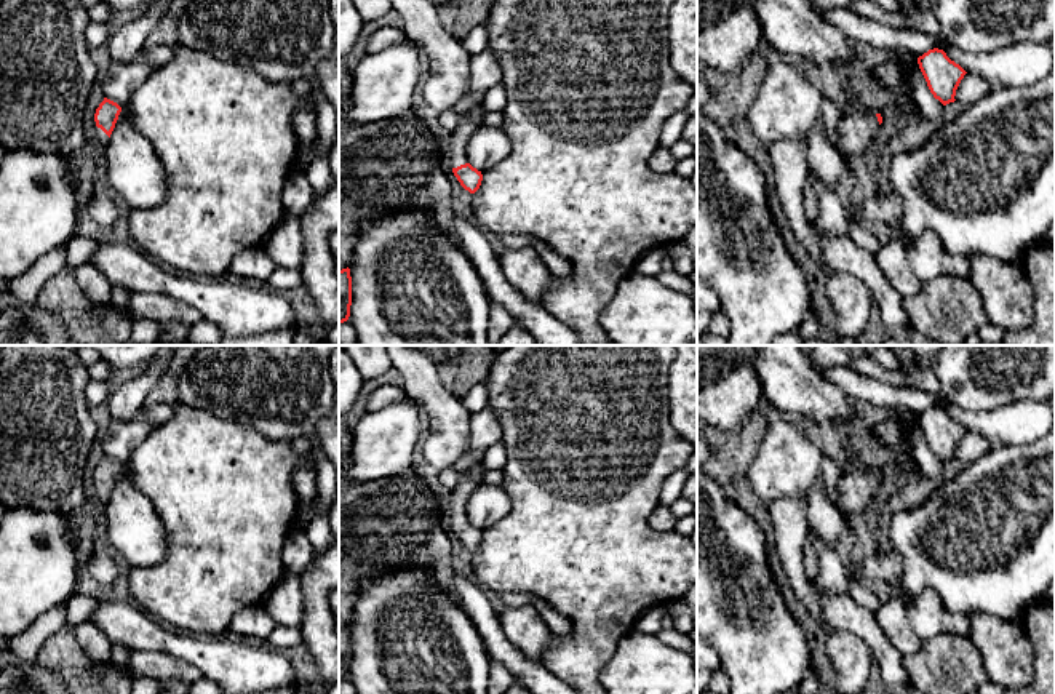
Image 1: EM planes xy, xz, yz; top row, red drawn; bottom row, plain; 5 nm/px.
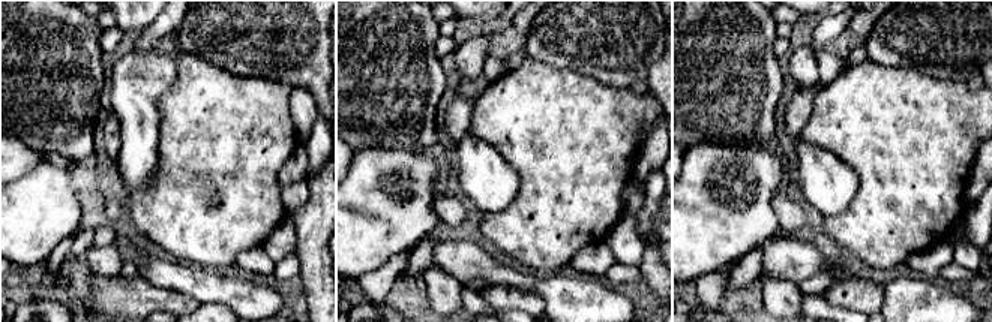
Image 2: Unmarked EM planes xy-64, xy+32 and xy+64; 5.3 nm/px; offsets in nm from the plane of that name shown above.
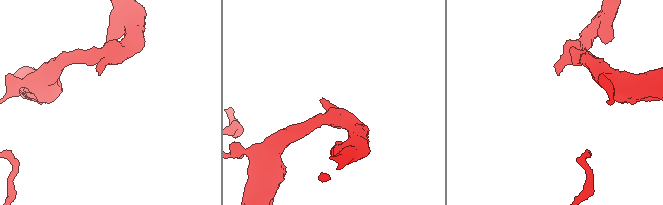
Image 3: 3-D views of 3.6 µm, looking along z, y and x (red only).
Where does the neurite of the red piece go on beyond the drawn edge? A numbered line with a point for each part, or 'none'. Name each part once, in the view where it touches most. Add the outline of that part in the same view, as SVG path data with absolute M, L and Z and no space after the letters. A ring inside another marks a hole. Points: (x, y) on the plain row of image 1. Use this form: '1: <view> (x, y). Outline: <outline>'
1: xy (101, 496). Outline: M94 480L94 489L96 489L96 499L94 499L94 504L96 504L96 510L99 510L107 501L109 501L109 494L96 485L96 480Z

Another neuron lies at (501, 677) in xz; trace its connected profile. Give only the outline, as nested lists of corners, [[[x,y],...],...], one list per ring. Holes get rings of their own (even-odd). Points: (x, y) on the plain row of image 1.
[[[491,660],[488,694],[504,694],[508,686],[516,681],[513,673],[499,660]]]

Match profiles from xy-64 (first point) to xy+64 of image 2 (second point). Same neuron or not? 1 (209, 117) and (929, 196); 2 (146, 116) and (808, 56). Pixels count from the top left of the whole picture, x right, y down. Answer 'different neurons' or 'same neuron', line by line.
1: same neuron
2: different neurons

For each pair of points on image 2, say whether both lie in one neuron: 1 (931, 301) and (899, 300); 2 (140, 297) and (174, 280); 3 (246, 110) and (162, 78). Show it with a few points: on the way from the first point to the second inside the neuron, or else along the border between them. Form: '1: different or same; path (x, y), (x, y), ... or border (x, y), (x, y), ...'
1: same; path (923, 301), (907, 300)
2: different; border (140, 274), (156, 286), (182, 292), (192, 298)
3: different; border (176, 59), (176, 80), (158, 101), (159, 116)

